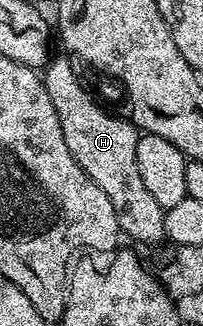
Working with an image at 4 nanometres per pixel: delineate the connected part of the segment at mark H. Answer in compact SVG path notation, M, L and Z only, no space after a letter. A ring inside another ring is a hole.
M52 56L48 60L41 76L45 91L49 91L49 99L57 111L57 119L61 123L61 135L65 135L65 147L69 147L69 155L77 159L81 171L109 195L109 203L113 203L113 215L117 215L119 232L124 238L132 237L143 245L155 245L164 240L164 210L153 194L145 188L141 179L141 171L137 171L137 143L141 133L126 116L114 117L106 113L91 98L91 93L79 82L75 69L66 61L66 56Z

